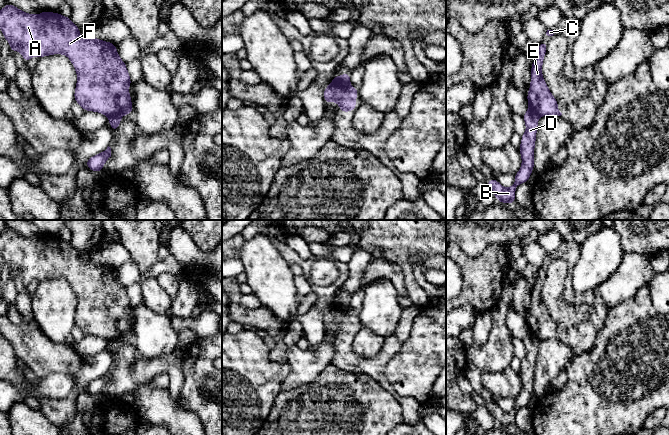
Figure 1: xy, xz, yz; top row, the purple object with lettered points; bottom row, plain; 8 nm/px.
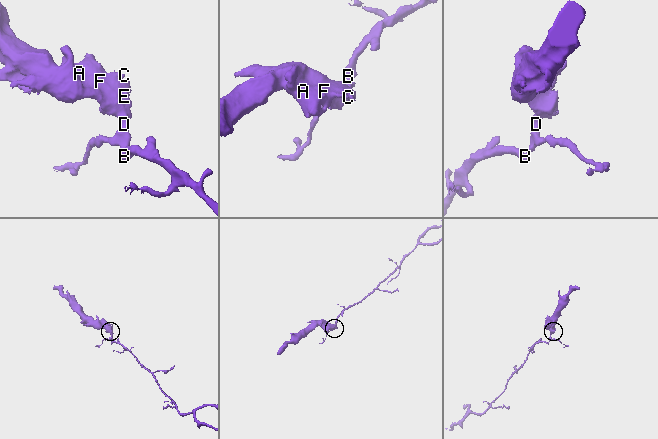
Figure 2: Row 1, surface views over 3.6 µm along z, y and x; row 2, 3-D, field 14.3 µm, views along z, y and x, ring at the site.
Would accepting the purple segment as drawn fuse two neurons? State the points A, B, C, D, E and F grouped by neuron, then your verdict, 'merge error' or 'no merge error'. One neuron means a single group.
A C E F / B D | merge error

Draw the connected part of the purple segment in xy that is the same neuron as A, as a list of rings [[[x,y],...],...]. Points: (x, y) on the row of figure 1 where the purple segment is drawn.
[[[9,2],[0,10],[0,28],[4,38],[10,43],[10,50],[19,50],[25,62],[34,55],[39,58],[52,54],[64,54],[72,62],[77,72],[77,84],[74,93],[75,102],[85,111],[99,112],[107,117],[130,115],[133,111],[128,87],[132,85],[129,73],[114,43],[96,39],[89,34],[83,38],[79,26],[70,17],[60,13],[42,11],[39,15],[23,12]]]

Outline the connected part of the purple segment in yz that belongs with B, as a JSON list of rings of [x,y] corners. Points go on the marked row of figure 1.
[[[531,108],[523,115],[526,124],[526,132],[521,136],[522,140],[519,151],[522,157],[522,165],[520,170],[515,174],[515,183],[510,188],[504,188],[495,178],[491,181],[486,180],[488,187],[495,194],[499,202],[513,204],[515,202],[516,187],[529,180],[530,174],[534,168],[534,147],[538,118],[539,116]]]

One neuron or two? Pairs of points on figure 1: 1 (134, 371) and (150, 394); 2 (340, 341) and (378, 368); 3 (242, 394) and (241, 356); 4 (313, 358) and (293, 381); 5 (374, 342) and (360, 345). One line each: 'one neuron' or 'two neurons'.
1: two neurons
2: one neuron
3: one neuron
4: one neuron
5: one neuron

